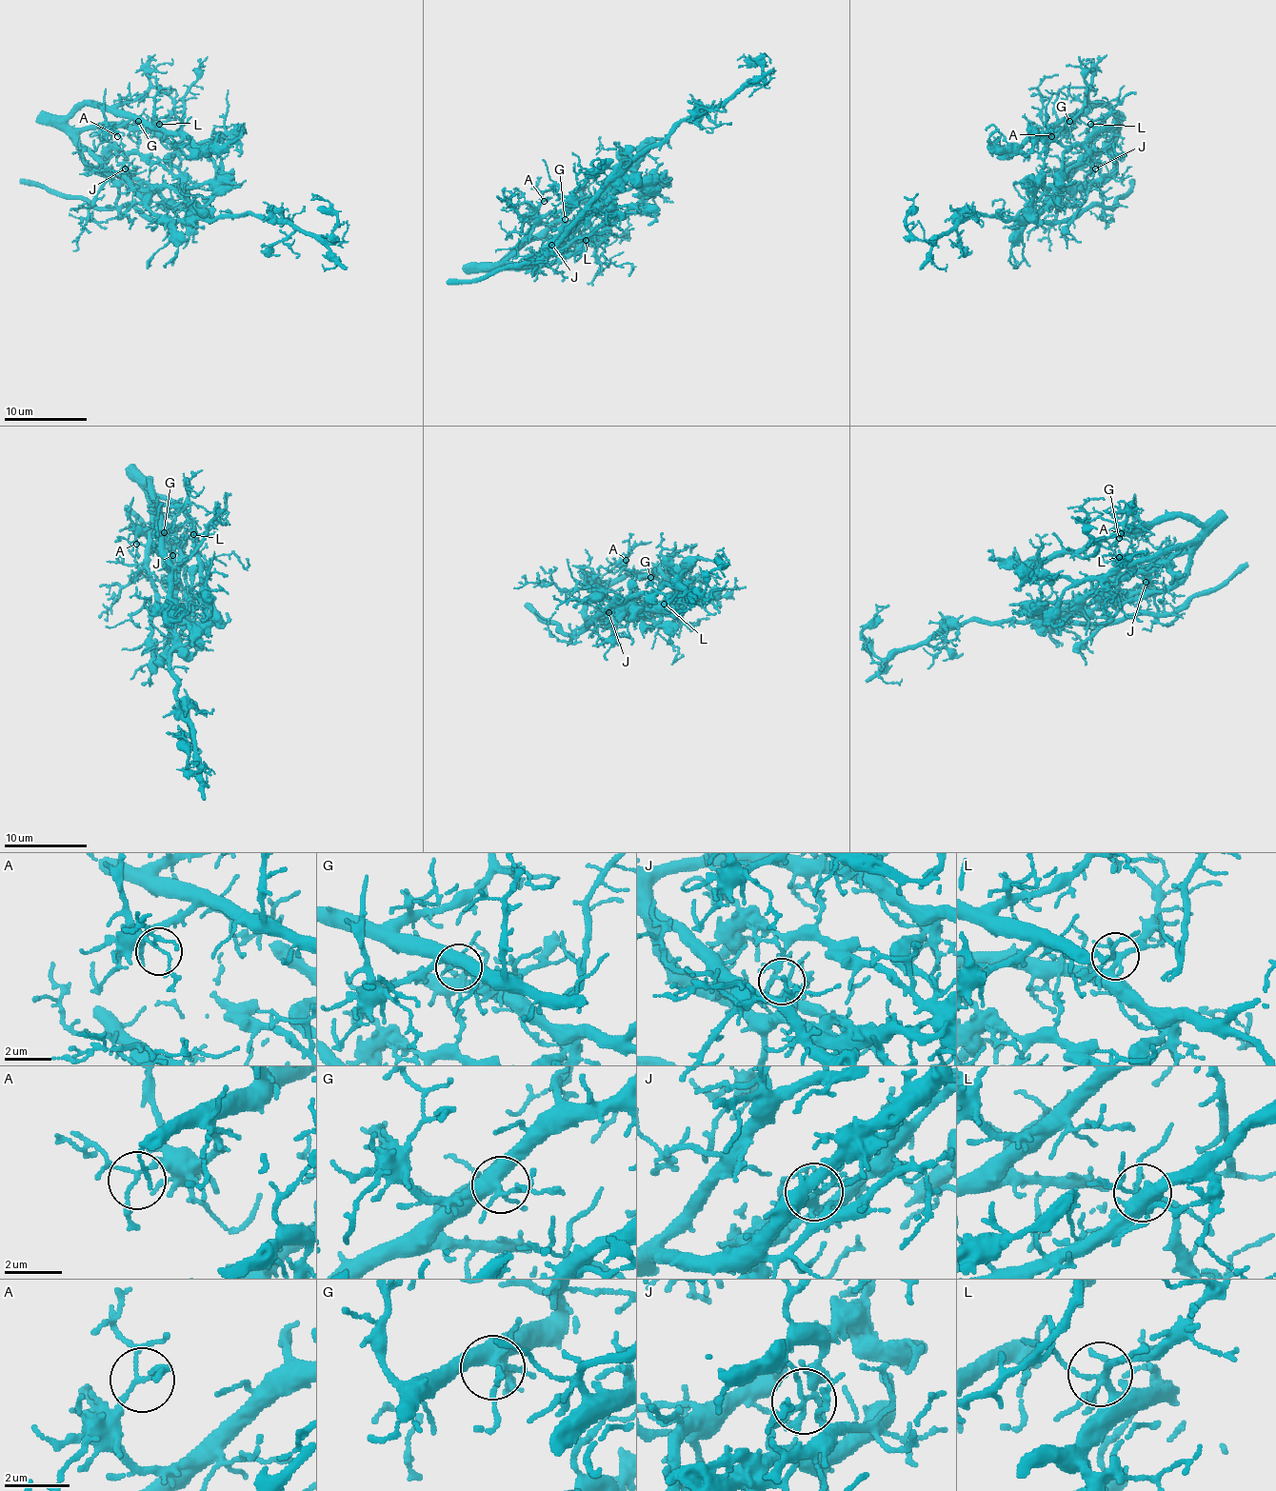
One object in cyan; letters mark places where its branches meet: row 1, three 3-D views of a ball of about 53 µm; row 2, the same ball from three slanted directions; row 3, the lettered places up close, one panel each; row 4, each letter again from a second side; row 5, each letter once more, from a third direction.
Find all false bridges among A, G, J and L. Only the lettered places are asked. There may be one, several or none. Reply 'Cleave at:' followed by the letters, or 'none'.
Cleave at: J

